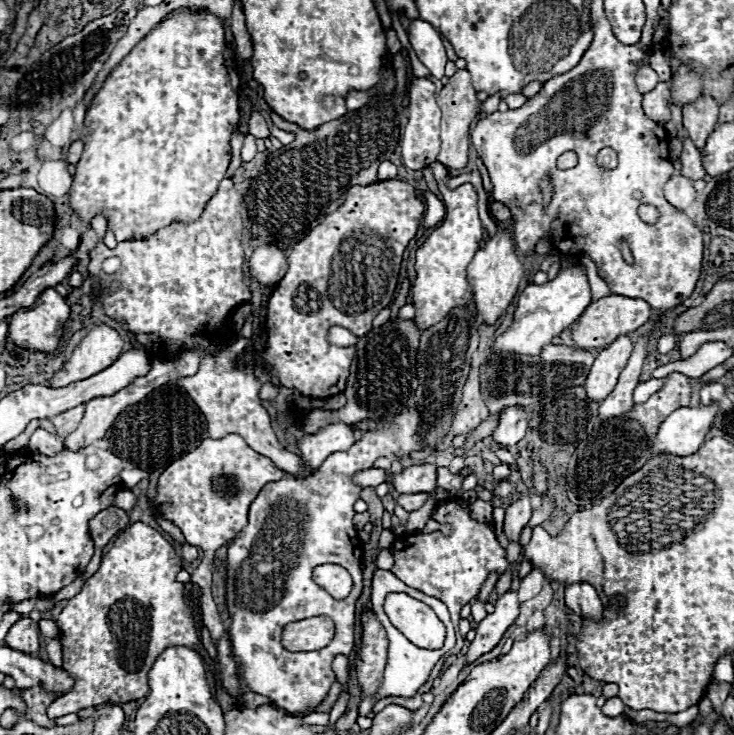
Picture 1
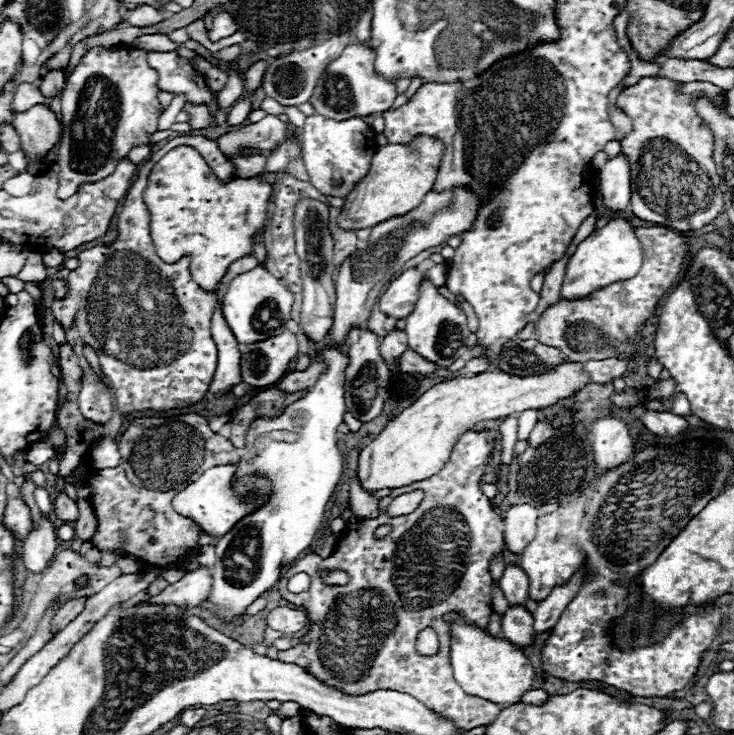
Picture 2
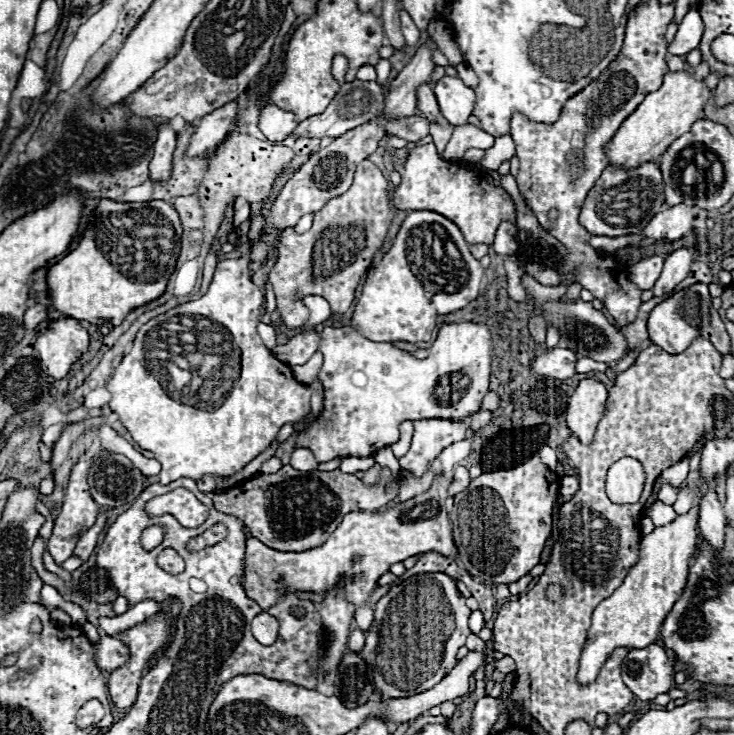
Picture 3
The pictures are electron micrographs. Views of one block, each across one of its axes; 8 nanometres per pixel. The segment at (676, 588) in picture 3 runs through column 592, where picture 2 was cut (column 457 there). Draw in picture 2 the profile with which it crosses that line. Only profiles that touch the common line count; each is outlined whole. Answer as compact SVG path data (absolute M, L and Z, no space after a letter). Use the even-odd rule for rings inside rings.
M448 612L444 620L452 628L450 660L454 668L454 678L464 688L464 692L500 706L520 702L520 696L528 692L534 682L534 668L524 652L512 642L492 636L488 630L482 630L478 624L464 622L456 612Z

